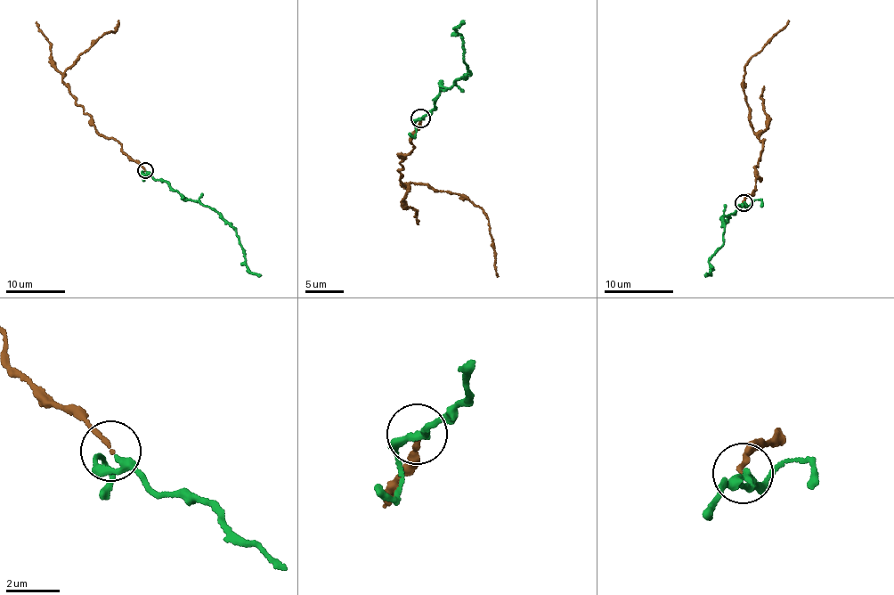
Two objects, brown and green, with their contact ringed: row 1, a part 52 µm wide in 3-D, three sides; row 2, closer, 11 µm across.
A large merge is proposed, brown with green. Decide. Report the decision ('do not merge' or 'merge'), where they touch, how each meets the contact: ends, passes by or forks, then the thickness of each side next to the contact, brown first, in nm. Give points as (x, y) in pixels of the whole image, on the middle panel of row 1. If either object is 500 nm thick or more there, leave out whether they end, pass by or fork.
merge; at (420, 118); brown ends there; green passes by; 150 nm thick on the brown side, 190 nm on the other

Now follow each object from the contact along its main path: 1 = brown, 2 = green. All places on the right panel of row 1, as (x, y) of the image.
1: (743, 203), (755, 181), (761, 179), (757, 170), (763, 142), (754, 129), (742, 83), (746, 66), (790, 20)
2: (744, 203), (745, 206), (728, 216), (720, 218), (724, 227), (722, 248), (709, 261), (711, 273), (706, 274)

